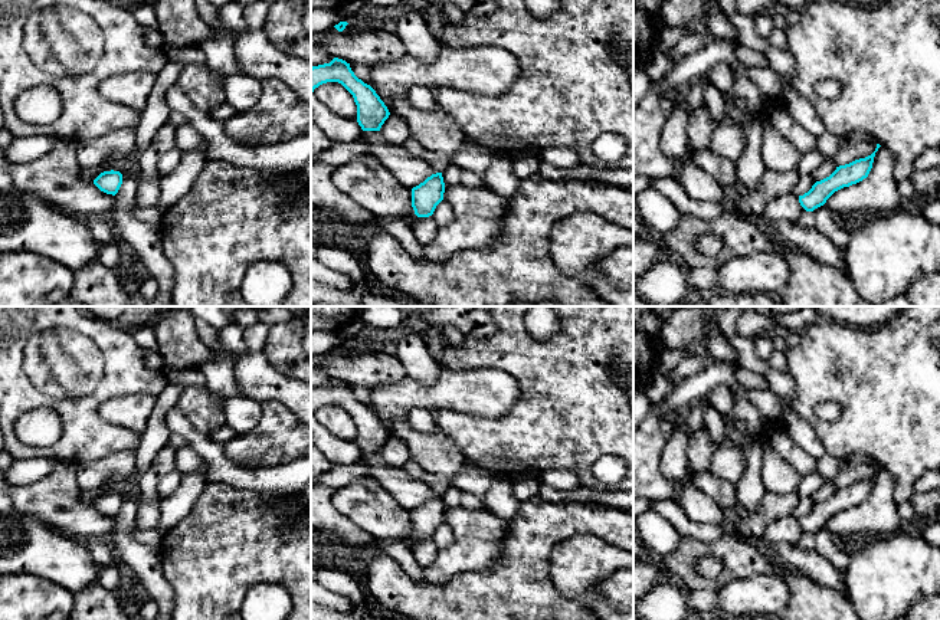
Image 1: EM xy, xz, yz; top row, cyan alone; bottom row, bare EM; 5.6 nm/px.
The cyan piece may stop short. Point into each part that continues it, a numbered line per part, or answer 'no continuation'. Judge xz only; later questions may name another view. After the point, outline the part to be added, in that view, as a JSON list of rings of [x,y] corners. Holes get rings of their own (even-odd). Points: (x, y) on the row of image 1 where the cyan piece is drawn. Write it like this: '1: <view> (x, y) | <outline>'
no continuation

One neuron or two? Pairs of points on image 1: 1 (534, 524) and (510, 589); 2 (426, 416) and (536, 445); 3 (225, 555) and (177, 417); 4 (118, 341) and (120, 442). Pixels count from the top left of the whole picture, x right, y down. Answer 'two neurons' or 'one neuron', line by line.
1: one neuron
2: two neurons
3: two neurons
4: one neuron

